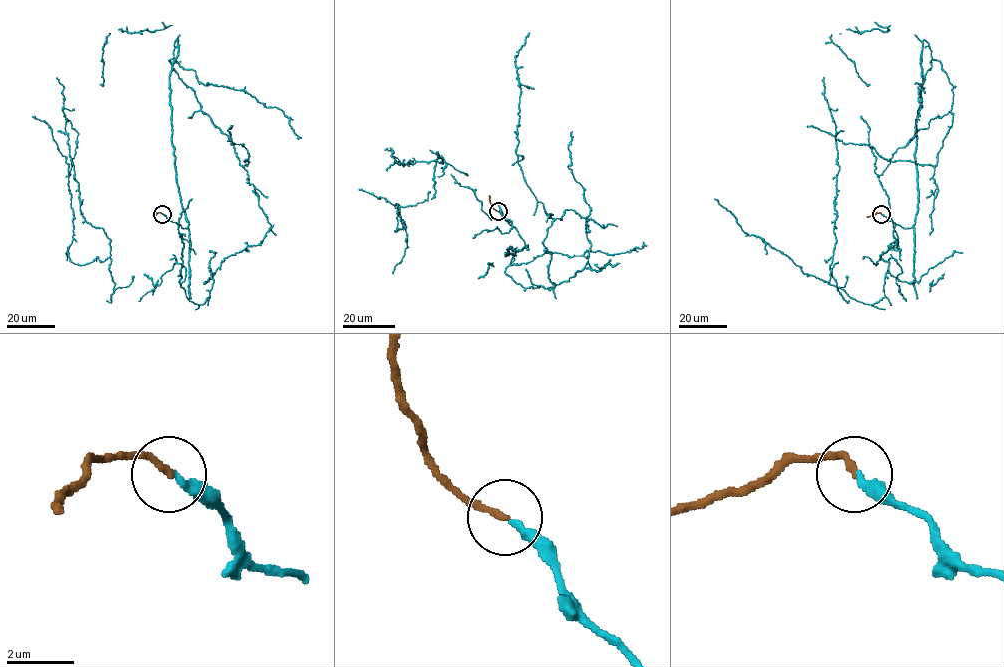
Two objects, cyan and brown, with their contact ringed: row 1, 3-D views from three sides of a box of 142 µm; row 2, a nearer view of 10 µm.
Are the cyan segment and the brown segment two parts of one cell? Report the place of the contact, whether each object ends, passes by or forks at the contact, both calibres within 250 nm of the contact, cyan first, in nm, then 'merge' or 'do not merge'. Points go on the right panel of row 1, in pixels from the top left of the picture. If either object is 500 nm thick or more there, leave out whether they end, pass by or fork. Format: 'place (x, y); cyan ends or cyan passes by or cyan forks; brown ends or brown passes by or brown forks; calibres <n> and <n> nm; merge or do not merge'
place (881, 214); cyan ends; brown ends; calibres 280 and 200 nm; merge

